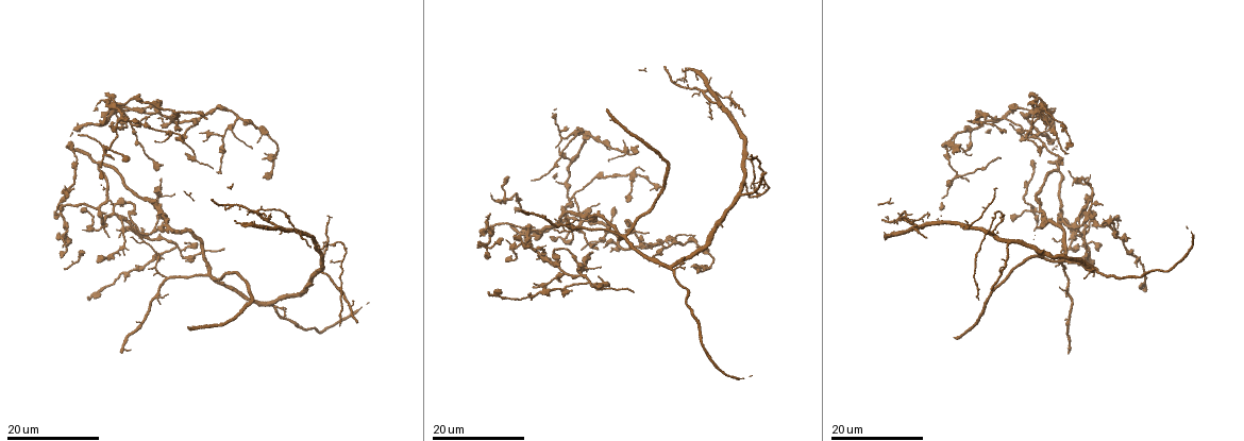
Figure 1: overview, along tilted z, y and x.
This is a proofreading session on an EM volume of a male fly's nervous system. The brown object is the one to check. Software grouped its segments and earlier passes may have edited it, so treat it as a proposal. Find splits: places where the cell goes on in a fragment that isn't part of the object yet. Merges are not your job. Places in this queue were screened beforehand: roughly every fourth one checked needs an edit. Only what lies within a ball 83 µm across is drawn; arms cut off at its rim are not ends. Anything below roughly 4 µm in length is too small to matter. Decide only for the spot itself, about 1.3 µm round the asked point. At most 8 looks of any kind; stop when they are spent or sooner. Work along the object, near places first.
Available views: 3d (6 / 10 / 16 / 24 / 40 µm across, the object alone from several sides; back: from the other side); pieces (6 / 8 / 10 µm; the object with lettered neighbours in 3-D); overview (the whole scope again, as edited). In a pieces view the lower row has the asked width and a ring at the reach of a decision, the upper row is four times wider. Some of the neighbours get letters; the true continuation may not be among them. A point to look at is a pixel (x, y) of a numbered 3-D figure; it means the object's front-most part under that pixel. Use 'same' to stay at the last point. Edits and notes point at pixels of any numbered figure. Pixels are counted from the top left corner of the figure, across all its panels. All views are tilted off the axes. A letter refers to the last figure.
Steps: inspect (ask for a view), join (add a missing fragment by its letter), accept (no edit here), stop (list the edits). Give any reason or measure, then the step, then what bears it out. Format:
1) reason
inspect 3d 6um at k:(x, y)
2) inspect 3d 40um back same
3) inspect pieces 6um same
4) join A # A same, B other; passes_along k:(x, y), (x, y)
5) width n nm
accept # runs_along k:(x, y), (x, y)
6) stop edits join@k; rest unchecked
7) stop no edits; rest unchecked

free end
inspect 3d 24um at 1:(103, 115)

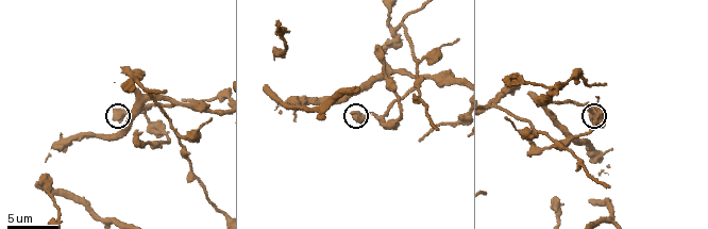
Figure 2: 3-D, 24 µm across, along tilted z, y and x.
inspect pieces 10um at 2:(114, 119)

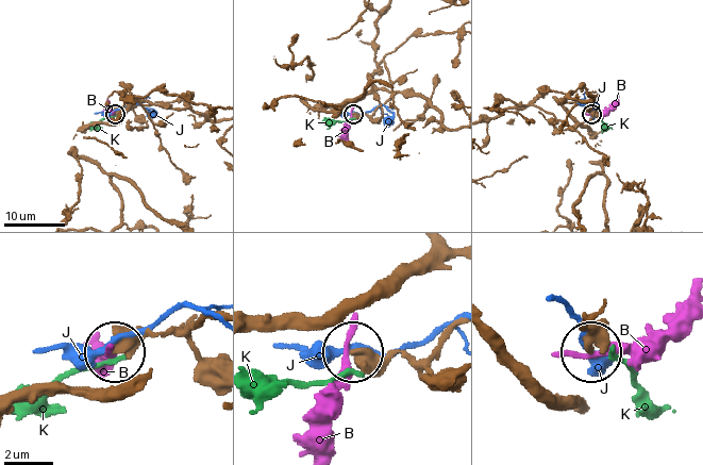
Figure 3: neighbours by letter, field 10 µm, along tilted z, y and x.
accept # B other, J other, K other; runs_along 3:(452, 330), (416, 361), (354, 353); none of them fits

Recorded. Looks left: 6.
free end
inspect 3d 16um at 1:(118, 229)

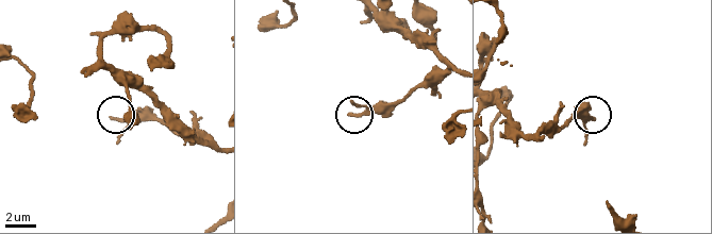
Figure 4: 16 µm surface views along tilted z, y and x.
inspect pieces 10um at 4:(349, 115)

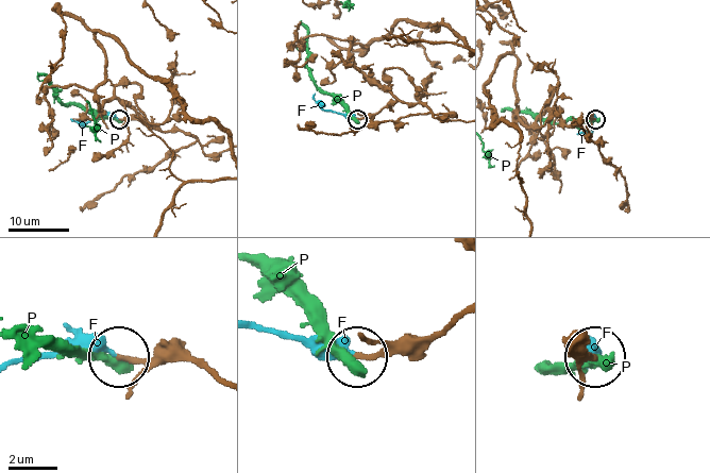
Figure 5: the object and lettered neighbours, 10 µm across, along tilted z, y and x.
join F # F same, P other; passes_along 5:(416, 337), (352, 354), (319, 351), (256, 331); the cell continues

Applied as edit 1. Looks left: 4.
inspect overview

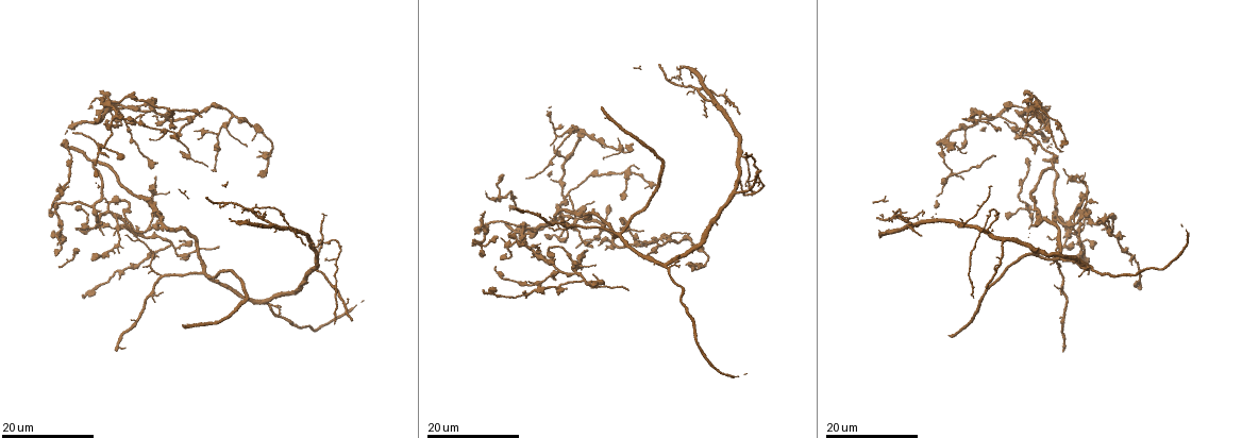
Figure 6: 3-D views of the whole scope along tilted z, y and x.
thin end
inspect 3d 24um at 6:(1086, 206)

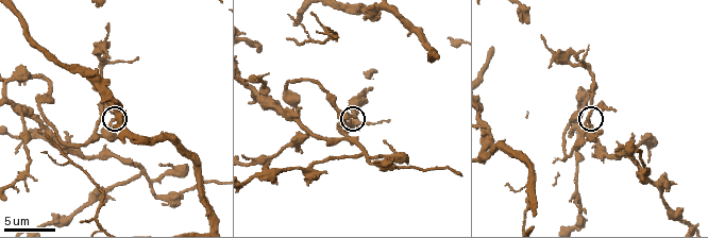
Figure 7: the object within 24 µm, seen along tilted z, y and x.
inspect pieces 10um at 7:(353, 115)

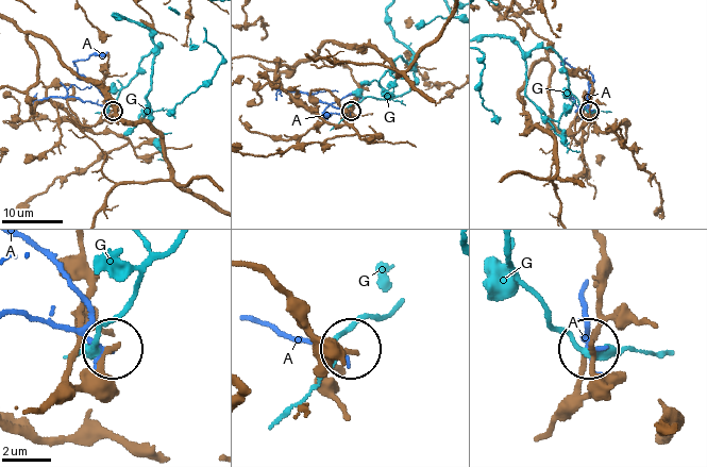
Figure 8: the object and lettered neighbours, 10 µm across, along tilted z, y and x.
accept # A other, G other; runs_along 8:(252, 267), (284, 296), (318, 342), (347, 348); none of them fits

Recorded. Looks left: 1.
end of a long branch
inspect pieces 8um at 2:(377, 46)

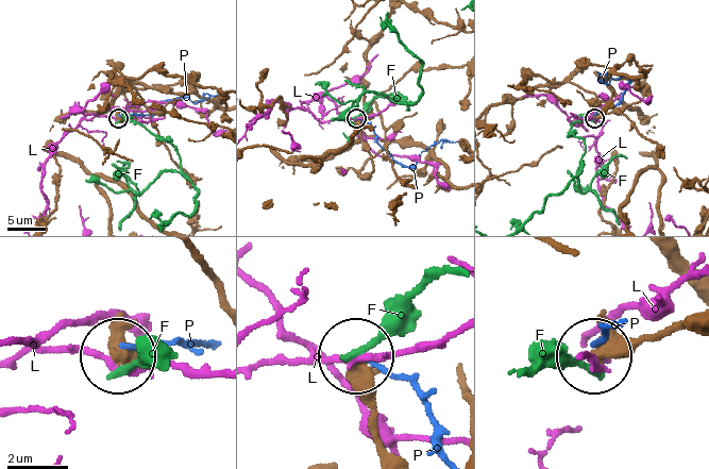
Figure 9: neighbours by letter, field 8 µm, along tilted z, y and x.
accept # F other, L other, P other; runs_along 9:(388, 452), (370, 413), (370, 383), (355, 361); none of them fits

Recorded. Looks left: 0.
stop edits join@5; rest unchecked

